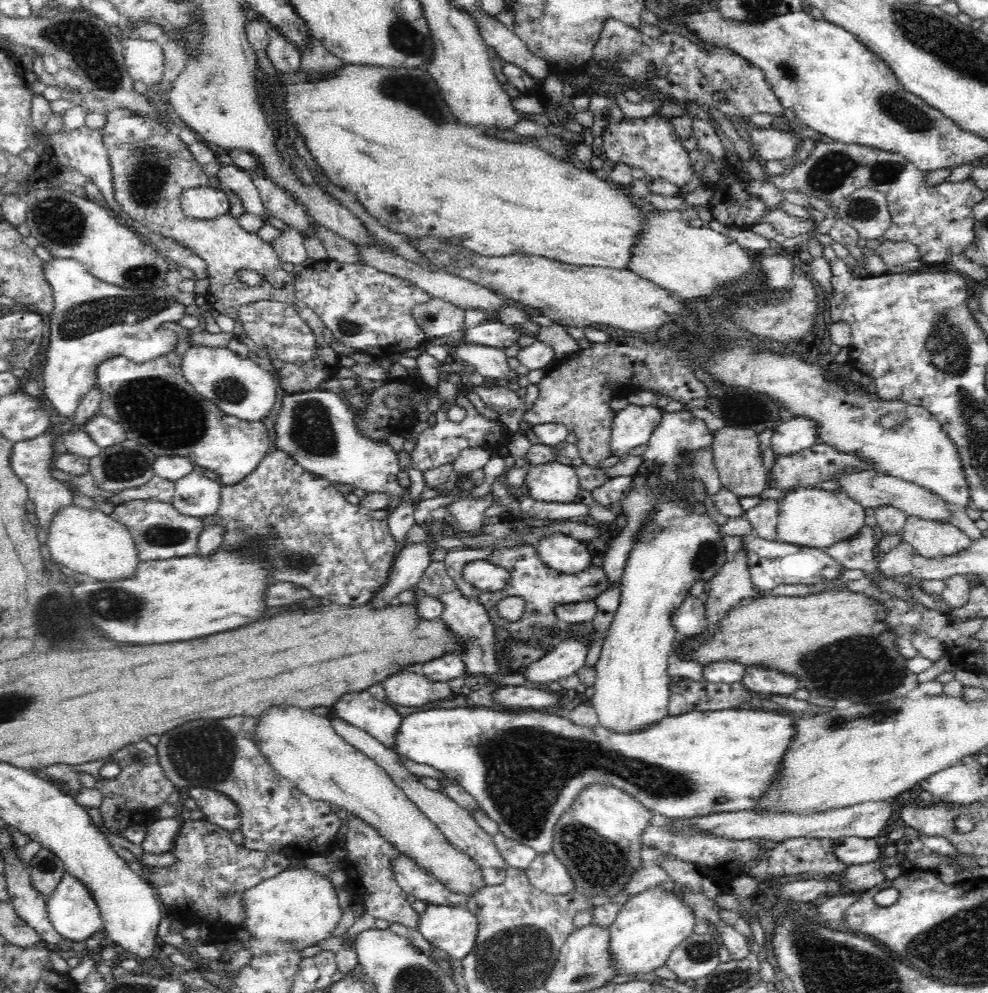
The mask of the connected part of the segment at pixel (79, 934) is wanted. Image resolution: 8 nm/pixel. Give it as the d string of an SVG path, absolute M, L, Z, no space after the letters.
M66 870L54 887L54 892L47 896L46 909L58 933L72 942L80 942L92 937L103 925L99 907L90 889L86 887L84 881Z

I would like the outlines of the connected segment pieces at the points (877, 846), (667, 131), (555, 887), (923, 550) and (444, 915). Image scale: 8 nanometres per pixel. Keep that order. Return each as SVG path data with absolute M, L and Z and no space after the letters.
M840 838L834 840L834 851L846 864L874 864L882 860L883 845L876 839Z
M667 118L630 119L608 126L603 133L603 151L607 159L615 165L625 164L630 168L644 170L645 176L663 178L678 188L688 183L694 174L688 152L681 145L680 138L672 133Z
M553 851L536 855L525 868L532 886L550 895L566 895L576 890L570 869Z
M919 516L906 517L902 538L912 544L918 554L926 557L954 554L971 541L951 524Z
M430 904L418 930L438 951L462 960L475 945L478 922L465 907Z

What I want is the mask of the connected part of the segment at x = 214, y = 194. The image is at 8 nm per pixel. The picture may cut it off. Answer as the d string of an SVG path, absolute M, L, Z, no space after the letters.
M201 186L184 189L180 193L179 205L188 219L198 221L219 220L232 209L232 199L222 188Z

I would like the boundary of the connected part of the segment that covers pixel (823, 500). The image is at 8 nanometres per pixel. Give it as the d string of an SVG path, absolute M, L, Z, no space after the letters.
M811 487L790 491L779 505L776 530L780 542L825 549L839 540L848 538L864 525L864 508L839 491L828 492Z

